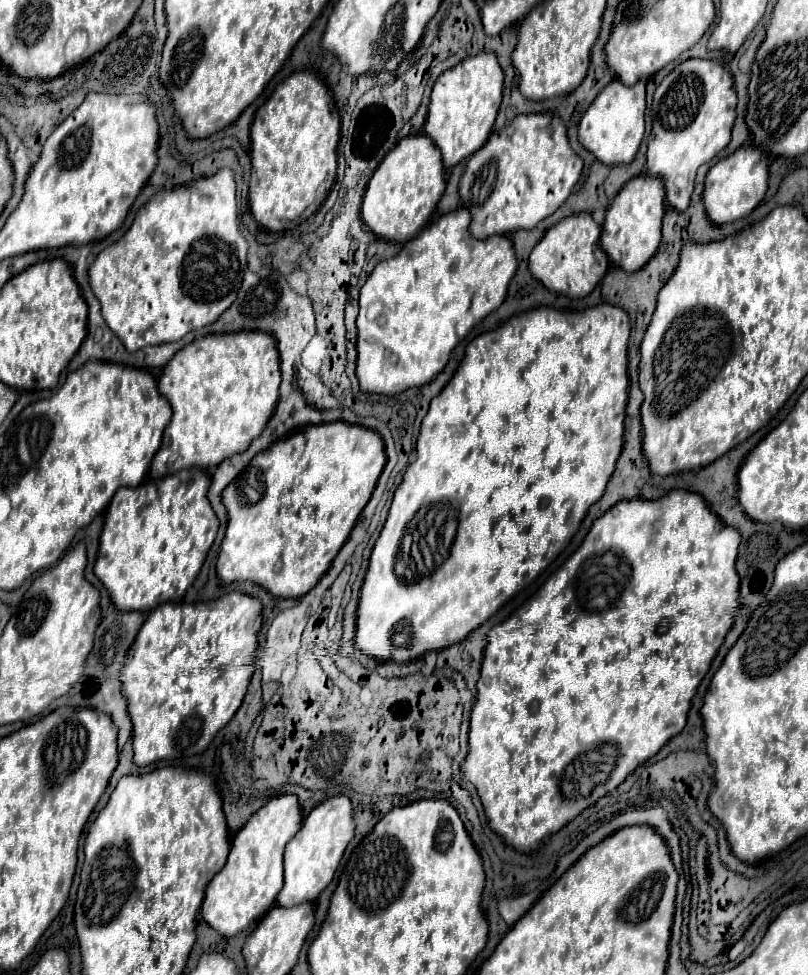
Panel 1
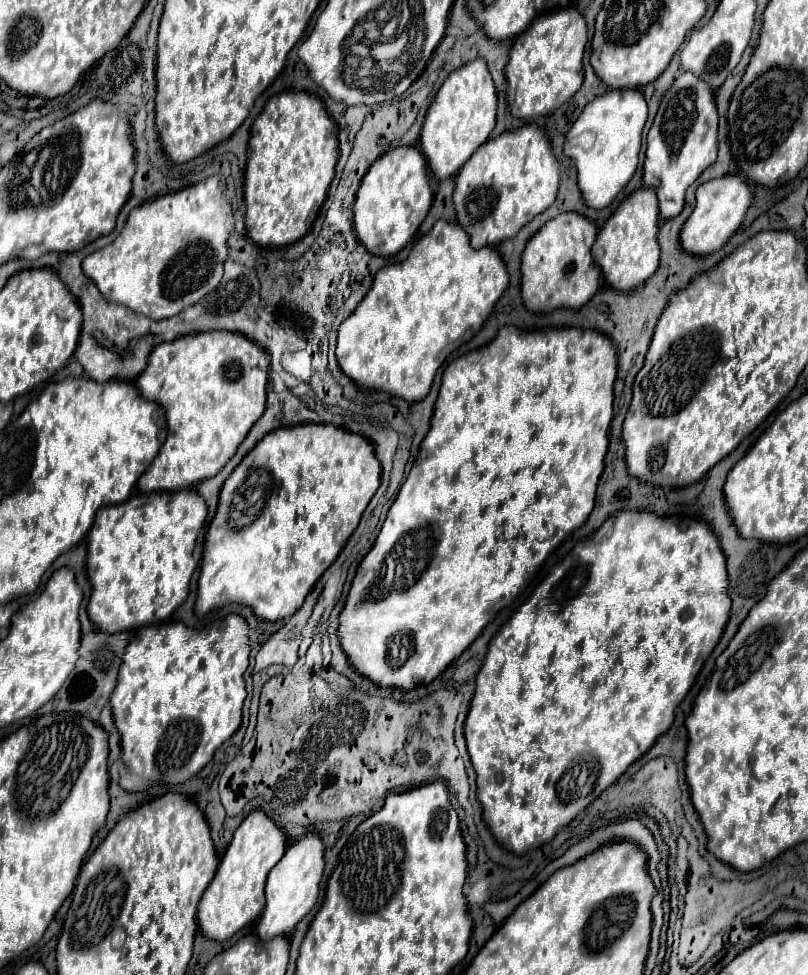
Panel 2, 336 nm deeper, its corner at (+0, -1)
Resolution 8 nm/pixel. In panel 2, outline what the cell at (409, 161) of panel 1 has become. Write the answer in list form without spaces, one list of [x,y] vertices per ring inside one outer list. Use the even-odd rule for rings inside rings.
[[[397,146],[373,162],[365,174],[357,200],[353,204],[353,228],[359,242],[375,256],[393,256],[405,248],[433,202],[431,178],[425,168],[425,158],[417,146]]]

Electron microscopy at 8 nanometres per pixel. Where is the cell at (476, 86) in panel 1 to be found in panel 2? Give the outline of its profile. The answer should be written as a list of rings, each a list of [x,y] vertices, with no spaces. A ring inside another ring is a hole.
[[[481,58],[451,72],[449,78],[439,88],[425,116],[425,124],[419,138],[419,146],[427,160],[429,176],[433,176],[435,180],[457,176],[457,172],[471,158],[471,154],[489,138],[495,126],[495,110],[497,92],[487,70],[487,64]]]

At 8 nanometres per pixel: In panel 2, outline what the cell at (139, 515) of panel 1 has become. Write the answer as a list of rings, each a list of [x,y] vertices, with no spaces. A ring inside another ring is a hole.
[[[195,490],[137,494],[123,504],[99,508],[95,524],[87,536],[87,576],[91,582],[89,618],[101,632],[127,632],[165,620],[189,592],[189,580],[201,560],[199,532],[207,516],[207,506]]]

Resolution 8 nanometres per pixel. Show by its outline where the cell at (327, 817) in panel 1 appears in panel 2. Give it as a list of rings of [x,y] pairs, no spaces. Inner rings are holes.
[[[307,834],[305,838],[297,840],[293,846],[289,844],[285,856],[269,872],[267,888],[265,888],[267,904],[257,924],[257,938],[261,944],[267,944],[267,940],[273,940],[275,936],[291,934],[295,926],[303,920],[303,916],[311,912],[311,908],[315,906],[319,898],[319,882],[325,868],[323,852],[325,852],[325,846],[321,842],[321,836]]]

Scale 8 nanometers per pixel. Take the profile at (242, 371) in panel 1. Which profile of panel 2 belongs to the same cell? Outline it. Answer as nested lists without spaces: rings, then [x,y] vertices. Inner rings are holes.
[[[201,332],[175,338],[173,342],[157,344],[149,354],[147,368],[137,376],[135,386],[139,394],[153,400],[165,408],[167,416],[167,440],[151,462],[151,468],[143,472],[137,488],[141,492],[175,492],[183,488],[193,488],[199,482],[215,476],[227,460],[235,454],[239,444],[245,440],[247,432],[265,412],[267,402],[267,378],[269,378],[269,356],[253,340],[243,334],[231,332]]]

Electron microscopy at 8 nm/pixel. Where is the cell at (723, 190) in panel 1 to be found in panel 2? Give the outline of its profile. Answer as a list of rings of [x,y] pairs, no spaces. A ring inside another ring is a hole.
[[[727,174],[715,180],[709,180],[697,188],[697,204],[687,222],[681,228],[681,248],[693,256],[705,256],[721,250],[725,242],[737,232],[743,222],[743,216],[751,204],[751,192],[747,182],[735,174]]]

